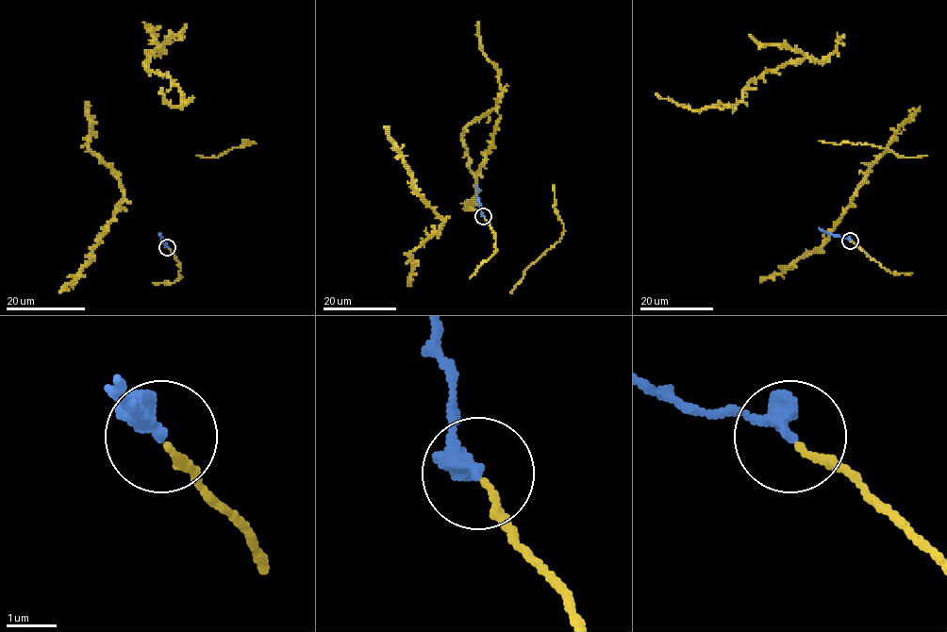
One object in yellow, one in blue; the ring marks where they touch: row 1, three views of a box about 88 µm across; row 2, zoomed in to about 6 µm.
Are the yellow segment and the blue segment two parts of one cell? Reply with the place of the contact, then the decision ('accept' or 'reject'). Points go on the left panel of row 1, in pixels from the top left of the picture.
place (167, 247); accept

